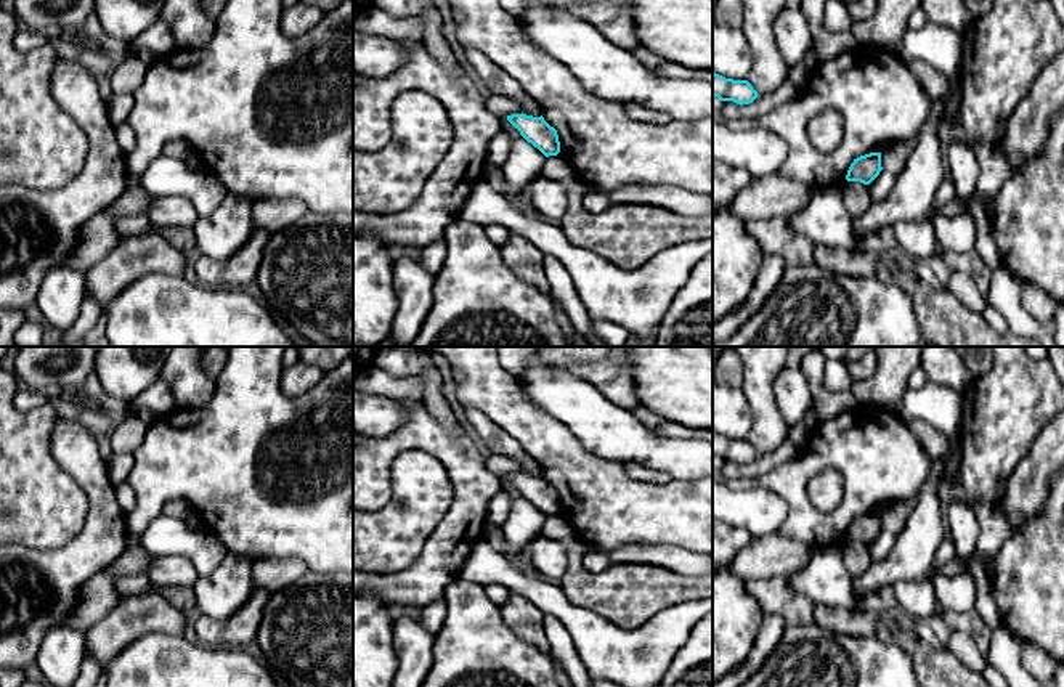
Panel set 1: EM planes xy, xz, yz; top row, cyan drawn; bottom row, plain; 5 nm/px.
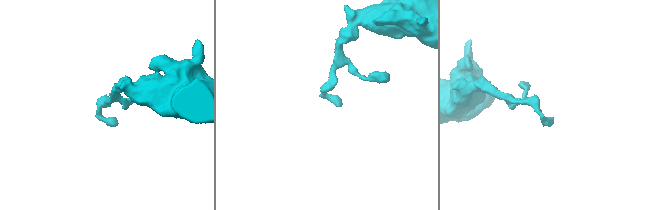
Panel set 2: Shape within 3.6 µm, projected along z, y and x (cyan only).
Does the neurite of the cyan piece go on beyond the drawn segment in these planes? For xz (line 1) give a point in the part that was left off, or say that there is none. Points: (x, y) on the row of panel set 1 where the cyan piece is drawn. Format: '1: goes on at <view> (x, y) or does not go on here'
1: does not go on here

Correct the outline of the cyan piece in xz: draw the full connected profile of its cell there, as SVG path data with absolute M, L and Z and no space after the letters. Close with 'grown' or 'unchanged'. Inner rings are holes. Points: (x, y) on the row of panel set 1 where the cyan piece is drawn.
M526 114L507 116L507 120L520 132L520 135L538 148L546 157L560 152L560 141L557 130L550 127L544 117L533 117Z; unchanged

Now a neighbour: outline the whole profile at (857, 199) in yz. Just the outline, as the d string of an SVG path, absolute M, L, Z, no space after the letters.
M846 181L843 186L844 205L851 217L859 217L871 205L868 185L860 181Z

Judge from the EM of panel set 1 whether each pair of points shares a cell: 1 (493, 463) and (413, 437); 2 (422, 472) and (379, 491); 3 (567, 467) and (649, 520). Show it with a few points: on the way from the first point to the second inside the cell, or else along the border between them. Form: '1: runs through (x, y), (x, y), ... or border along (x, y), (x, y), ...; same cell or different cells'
1: border along (485, 459), (485, 466), (498, 475); different cells
2: border along (405, 451), (392, 463), (390, 498), (369, 512); different cells
3: runs through (588, 487), (612, 511), (628, 511); same cell

